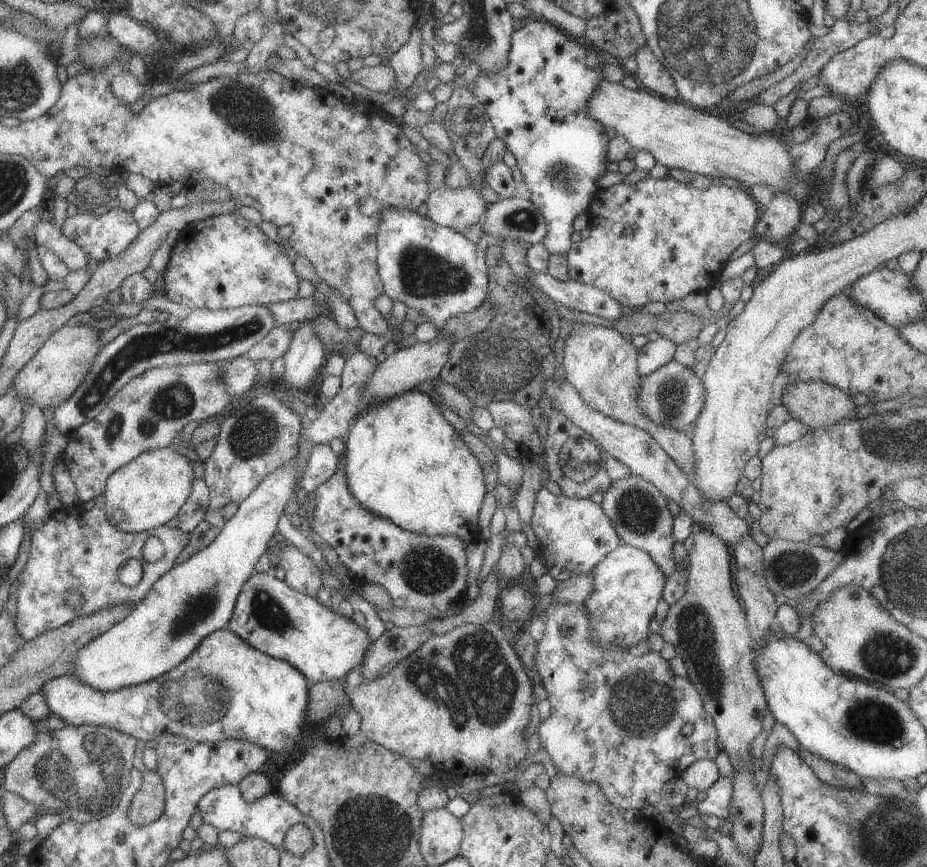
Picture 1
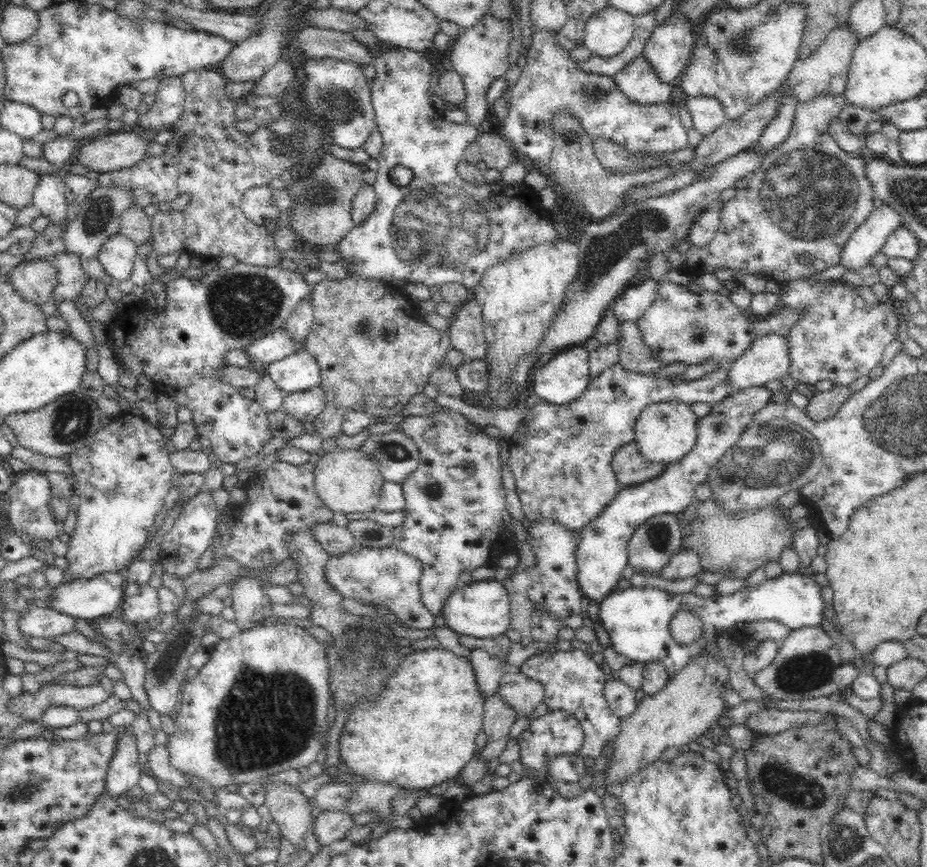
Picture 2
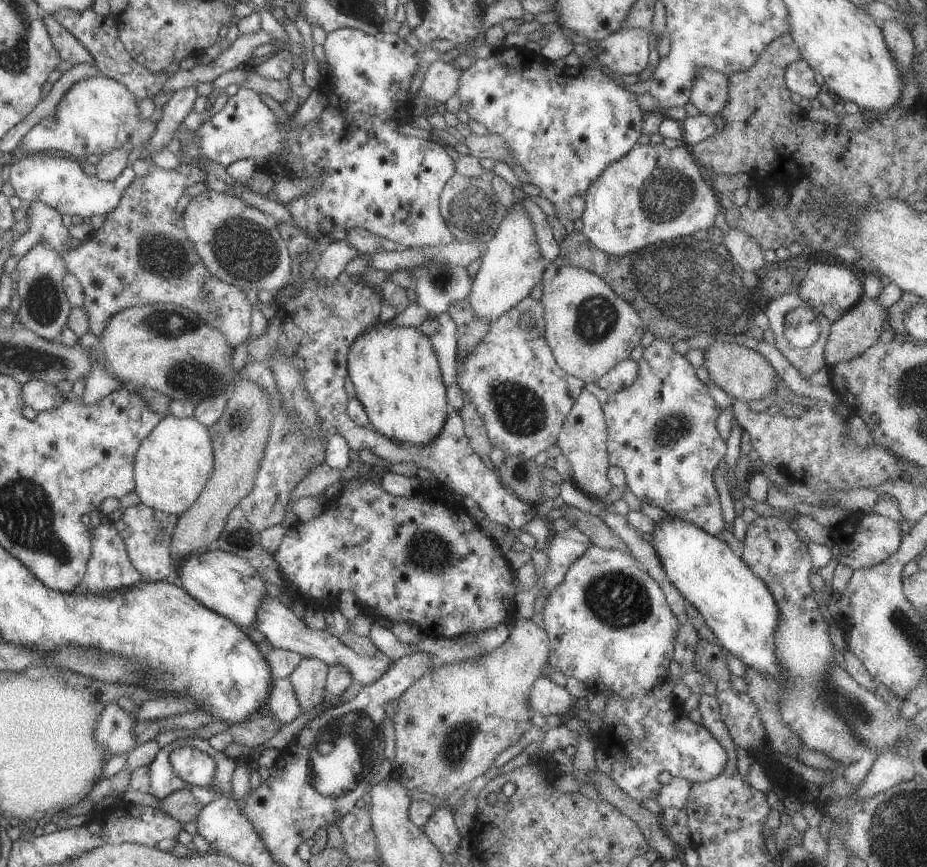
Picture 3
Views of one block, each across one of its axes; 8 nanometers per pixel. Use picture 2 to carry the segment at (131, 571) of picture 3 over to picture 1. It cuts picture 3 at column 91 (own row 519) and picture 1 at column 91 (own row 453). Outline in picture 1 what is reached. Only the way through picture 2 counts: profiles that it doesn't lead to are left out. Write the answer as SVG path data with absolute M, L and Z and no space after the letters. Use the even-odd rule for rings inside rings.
M77 504L52 511L46 522L31 532L27 561L15 578L17 603L14 623L19 636L24 642L29 642L43 632L70 623L74 618L89 616L111 606L136 605L153 582L176 564L176 556L185 546L187 536L177 527L165 525L135 534L121 532L111 526L101 505L85 510ZM149 536L155 536L164 547L161 558L155 562L147 562L141 555L141 548ZM129 558L137 560L143 570L135 586L125 586L117 578L117 568ZM69 588L75 588L83 598L79 610L71 610L63 602L63 594Z

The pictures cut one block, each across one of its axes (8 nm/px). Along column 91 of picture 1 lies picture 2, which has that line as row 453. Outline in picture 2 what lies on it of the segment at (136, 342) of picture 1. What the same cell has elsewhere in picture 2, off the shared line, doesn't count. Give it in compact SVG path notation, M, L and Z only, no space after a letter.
M401 432L368 434L357 448L378 465L384 482L401 484L418 466L419 452L415 442Z

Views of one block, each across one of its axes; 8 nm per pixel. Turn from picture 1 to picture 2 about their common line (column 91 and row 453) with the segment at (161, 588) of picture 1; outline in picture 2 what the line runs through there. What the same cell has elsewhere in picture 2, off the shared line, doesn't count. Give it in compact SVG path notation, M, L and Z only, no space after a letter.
M680 401L650 404L640 412L633 426L633 443L644 460L658 464L673 464L684 458L697 441L698 419L688 404Z

